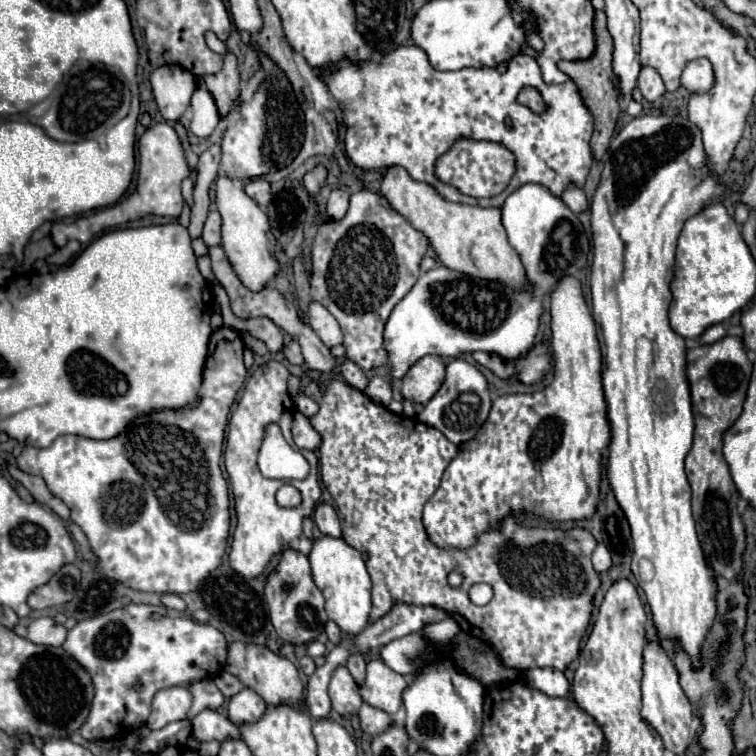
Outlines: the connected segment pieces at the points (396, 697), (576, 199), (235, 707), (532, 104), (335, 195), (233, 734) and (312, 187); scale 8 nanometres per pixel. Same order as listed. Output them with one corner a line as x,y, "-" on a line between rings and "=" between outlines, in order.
370,660
366,670
366,682
360,688
362,700
378,710
396,714
402,704
402,692
408,686
406,678
390,670
382,660
=
570,184
564,192
562,192
562,200
566,202
566,206
572,210
572,212
582,212
588,208
588,200
586,200
586,194
582,188
578,188
576,184
=
244,688
242,692
238,692
236,696
230,698
228,712
230,712
230,720
236,726
244,726
244,724
258,722
266,712
266,704
250,688
=
522,90
520,94
518,94
518,102
520,104
524,104
524,106
528,106
532,112
542,112
544,110
544,104
542,104
542,100
540,100
540,92
538,90
=
332,190
330,192
330,198
328,198
328,204
326,204
326,212
332,220
340,220
344,218
346,210
348,210
348,198
350,194
344,192
344,190
=
208,708
192,718
192,738
200,742
210,742
210,740
224,742
228,738
242,738
242,734
228,718
=
318,166
314,172
306,174
306,178
304,178
304,186
306,186
310,192
316,192
316,190
324,184
324,180
326,180
326,170
324,170
322,166

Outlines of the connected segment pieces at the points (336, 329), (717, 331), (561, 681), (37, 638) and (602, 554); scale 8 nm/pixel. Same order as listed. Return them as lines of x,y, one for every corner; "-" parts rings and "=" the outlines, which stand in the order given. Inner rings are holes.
312,302
308,308
308,324
312,326
312,330
324,340
324,344
328,348
342,344
342,330
336,322
336,318
332,318
332,314
318,302
=
714,324
700,336
700,344
712,344
712,342
720,340
724,334
726,334
726,328
722,324
=
554,668
528,670
524,674
524,680
534,690
540,690
546,696
552,696
552,698
562,698
562,696
568,694
568,680
566,680
564,672
554,670
=
40,616
28,624
28,640
44,646
62,646
66,628
50,616
=
598,544
598,546
596,546
596,550
594,550
594,554
592,554
592,564
594,564
594,570
596,570
598,574
610,570
612,558
610,558
610,552
608,552
608,548
606,548
604,544

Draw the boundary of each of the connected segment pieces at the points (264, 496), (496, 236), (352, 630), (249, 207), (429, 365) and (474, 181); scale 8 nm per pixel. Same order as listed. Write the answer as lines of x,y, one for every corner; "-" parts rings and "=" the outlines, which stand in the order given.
268,362
266,366
260,366
252,372
248,378
248,384
244,388
244,394
240,402
236,404
236,410
230,416
228,422
228,436
226,436
226,450
224,450
224,460
226,460
226,472
232,482
234,490
234,500
236,500
236,516
238,524
232,536
232,546
230,546
230,568
246,578
256,578
264,572
272,556
280,554
292,540
302,536
302,520
312,516
314,508
320,504
320,484
318,484
318,456
316,452
310,450
300,450
304,458
312,464
310,476
306,480
292,480
290,484
296,486
302,492
302,504
298,508
282,508
276,502
276,490
284,484
282,480
270,480
264,478
258,470
256,456
264,438
264,430
268,424
278,424
284,438
290,440
292,444
292,416
294,416
294,406
286,388
290,372
280,364
280,362
=
390,166
386,170
380,192
394,210
398,210
414,228
428,236
440,262
450,270
458,270
484,280
498,280
502,284
510,284
514,290
520,290
526,284
524,266
516,250
508,244
500,208
480,208
448,202
440,198
440,194
436,194
436,190
432,190
432,186
426,182
412,180
400,166
=
320,536
314,540
308,558
310,558
314,582
326,598
328,618
336,622
344,634
352,634
352,636
360,634
370,624
370,610
372,610
372,600
370,600
372,582
360,552
348,546
342,538
=
218,176
216,180
216,204
218,212
222,214
222,248
232,262
232,270
236,270
236,276
240,282
244,282
244,286
248,286
252,292
260,292
276,278
280,270
274,256
276,238
270,232
268,216
252,198
248,198
240,184
226,176
=
424,356
402,378
402,396
416,404
426,404
444,382
444,362
440,356
=
466,138
454,142
454,146
436,164
436,174
444,184
456,186
462,194
474,198
490,198
500,194
508,186
514,170
516,164
510,150
494,142
474,142

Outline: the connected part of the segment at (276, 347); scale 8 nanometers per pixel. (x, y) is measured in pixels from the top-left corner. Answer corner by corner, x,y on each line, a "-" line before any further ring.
224,316
224,322
226,324
230,322
228,324
230,328
238,326
238,330
250,332
254,338
260,338
268,346
268,350
272,354
276,354
276,352
282,350
282,340
284,340
282,330
270,318
248,318
248,320
240,320
236,316
230,316
230,320
228,320
228,316

